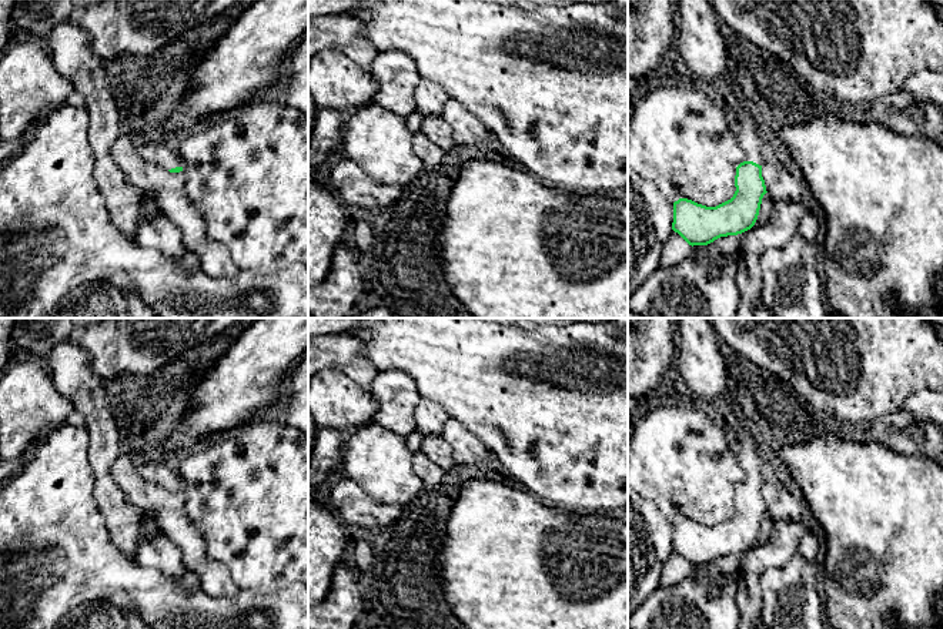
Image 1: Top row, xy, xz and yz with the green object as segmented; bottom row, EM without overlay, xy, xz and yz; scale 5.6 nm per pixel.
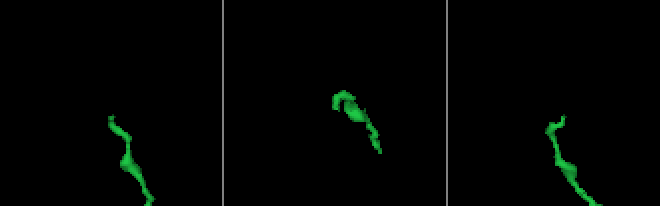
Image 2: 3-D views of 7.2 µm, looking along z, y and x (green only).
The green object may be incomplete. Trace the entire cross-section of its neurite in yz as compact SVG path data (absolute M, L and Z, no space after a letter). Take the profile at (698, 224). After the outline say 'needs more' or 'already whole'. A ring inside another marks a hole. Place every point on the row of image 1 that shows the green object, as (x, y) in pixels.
M738 33L725 36L726 96L730 111L730 128L745 151L745 161L736 167L733 197L716 207L706 207L688 198L673 203L672 230L689 245L708 245L720 237L738 235L750 230L759 215L763 195L768 193L762 165L778 161L772 137L756 118L745 90L735 80L740 58Z; needs more

